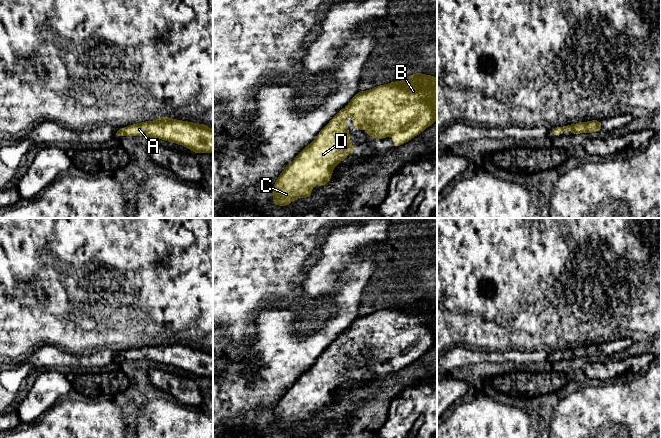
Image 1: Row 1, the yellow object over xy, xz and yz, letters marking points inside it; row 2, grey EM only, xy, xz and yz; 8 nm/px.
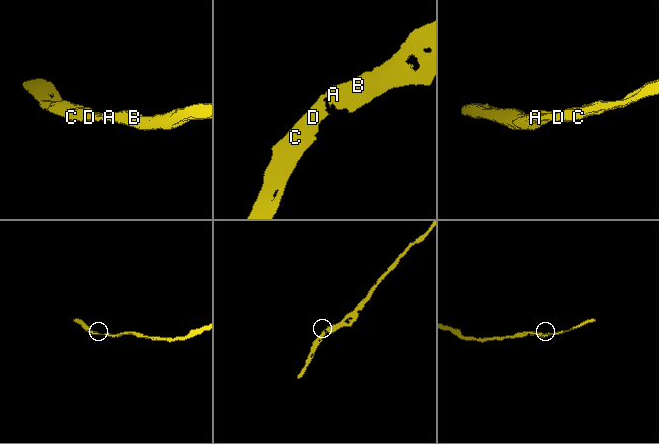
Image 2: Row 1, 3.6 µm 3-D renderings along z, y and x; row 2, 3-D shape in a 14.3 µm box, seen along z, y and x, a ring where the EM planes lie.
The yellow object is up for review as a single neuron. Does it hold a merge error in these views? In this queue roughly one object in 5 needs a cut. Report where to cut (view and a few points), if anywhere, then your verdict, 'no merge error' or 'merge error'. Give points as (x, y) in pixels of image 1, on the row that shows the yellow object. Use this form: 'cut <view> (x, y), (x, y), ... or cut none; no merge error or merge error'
cut none; no merge error

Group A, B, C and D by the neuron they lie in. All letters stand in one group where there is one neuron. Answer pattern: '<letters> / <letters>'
A B C D

